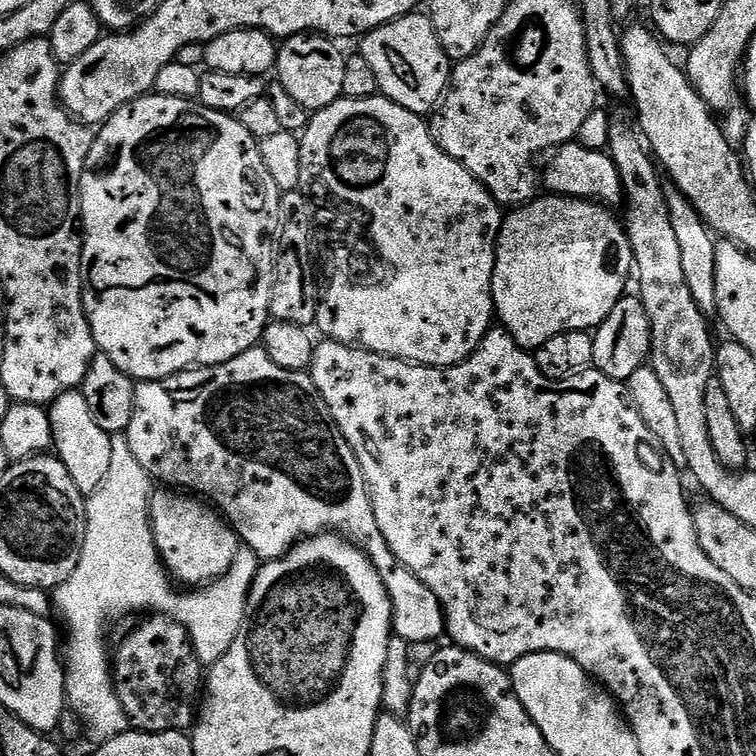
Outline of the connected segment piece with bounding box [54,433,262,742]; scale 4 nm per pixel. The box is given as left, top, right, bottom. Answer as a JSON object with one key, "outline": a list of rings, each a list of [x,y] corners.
{"outline":[[[113,433],[111,435],[111,458],[110,458],[110,469],[109,473],[106,474],[105,481],[99,486],[98,490],[89,496],[85,503],[87,510],[87,530],[86,530],[86,542],[82,546],[82,558],[78,558],[78,570],[74,570],[74,574],[70,574],[70,578],[66,578],[66,582],[61,584],[59,588],[55,589],[54,592],[54,604],[64,615],[64,620],[68,623],[68,636],[72,641],[68,644],[68,652],[66,648],[66,675],[64,677],[64,686],[66,689],[66,704],[62,712],[62,716],[59,719],[59,726],[57,733],[68,742],[76,742],[82,736],[82,723],[84,728],[88,732],[93,732],[97,736],[97,741],[103,742],[114,738],[118,734],[129,731],[130,725],[128,722],[128,715],[126,710],[122,710],[122,702],[118,698],[116,693],[116,681],[112,678],[112,665],[110,663],[110,644],[104,641],[104,623],[107,620],[112,620],[115,616],[132,616],[135,612],[144,612],[140,614],[152,614],[156,613],[162,616],[169,616],[170,619],[178,621],[192,638],[192,645],[196,651],[196,656],[200,659],[201,665],[211,666],[218,662],[218,658],[222,658],[222,654],[226,654],[226,650],[230,650],[230,646],[234,642],[234,638],[238,638],[240,629],[244,627],[244,621],[248,614],[248,595],[252,589],[252,583],[254,578],[258,574],[260,565],[262,563],[259,556],[256,555],[254,550],[249,548],[241,547],[239,554],[234,558],[234,562],[230,566],[230,570],[226,570],[224,576],[219,576],[216,580],[211,581],[203,586],[197,587],[195,590],[181,590],[174,583],[173,577],[170,575],[167,568],[164,567],[163,560],[160,559],[160,551],[156,548],[156,539],[152,533],[152,516],[148,513],[148,508],[152,502],[152,494],[154,491],[154,481],[149,473],[142,468],[142,464],[138,462],[130,450],[130,444],[128,437],[125,433]]]}

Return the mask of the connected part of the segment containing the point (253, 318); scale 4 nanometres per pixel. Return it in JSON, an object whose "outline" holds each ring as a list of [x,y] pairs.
{"outline":[[[159,94],[139,96],[137,100],[132,100],[126,106],[119,108],[105,124],[99,125],[98,131],[95,133],[92,145],[90,146],[90,154],[86,158],[86,166],[84,167],[82,182],[80,183],[80,218],[82,221],[82,239],[84,242],[84,249],[82,250],[84,309],[86,310],[86,318],[92,327],[94,342],[96,343],[97,349],[99,349],[103,355],[108,356],[110,362],[114,362],[114,366],[118,366],[118,370],[122,370],[126,375],[132,377],[133,381],[143,382],[145,380],[165,380],[174,374],[185,372],[187,368],[198,368],[206,364],[230,362],[230,358],[238,358],[238,354],[242,354],[246,350],[257,347],[257,345],[263,341],[264,328],[270,323],[268,307],[272,301],[272,281],[276,278],[278,237],[282,231],[280,204],[282,208],[282,193],[278,182],[274,182],[274,177],[270,175],[270,169],[266,167],[266,162],[262,162],[260,141],[252,137],[250,130],[246,130],[246,126],[242,126],[242,122],[235,115],[219,112],[218,110],[210,110],[205,104],[200,103],[199,99],[187,100],[186,98],[170,98],[169,96]]]}

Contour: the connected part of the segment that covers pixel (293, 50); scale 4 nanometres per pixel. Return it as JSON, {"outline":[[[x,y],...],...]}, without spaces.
{"outline":[[[303,32],[300,36],[289,36],[279,45],[276,53],[274,76],[286,93],[309,113],[321,112],[335,100],[344,96],[342,82],[346,75],[345,53],[340,53],[341,45],[327,36],[317,36],[315,32]]]}

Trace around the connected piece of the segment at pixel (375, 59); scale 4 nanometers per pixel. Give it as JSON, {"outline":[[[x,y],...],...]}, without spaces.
{"outline":[[[420,10],[412,12],[386,26],[378,26],[378,30],[363,37],[359,44],[359,55],[370,62],[378,77],[379,95],[423,117],[440,103],[448,88],[450,61],[438,42],[438,34],[434,34],[431,15]]]}

